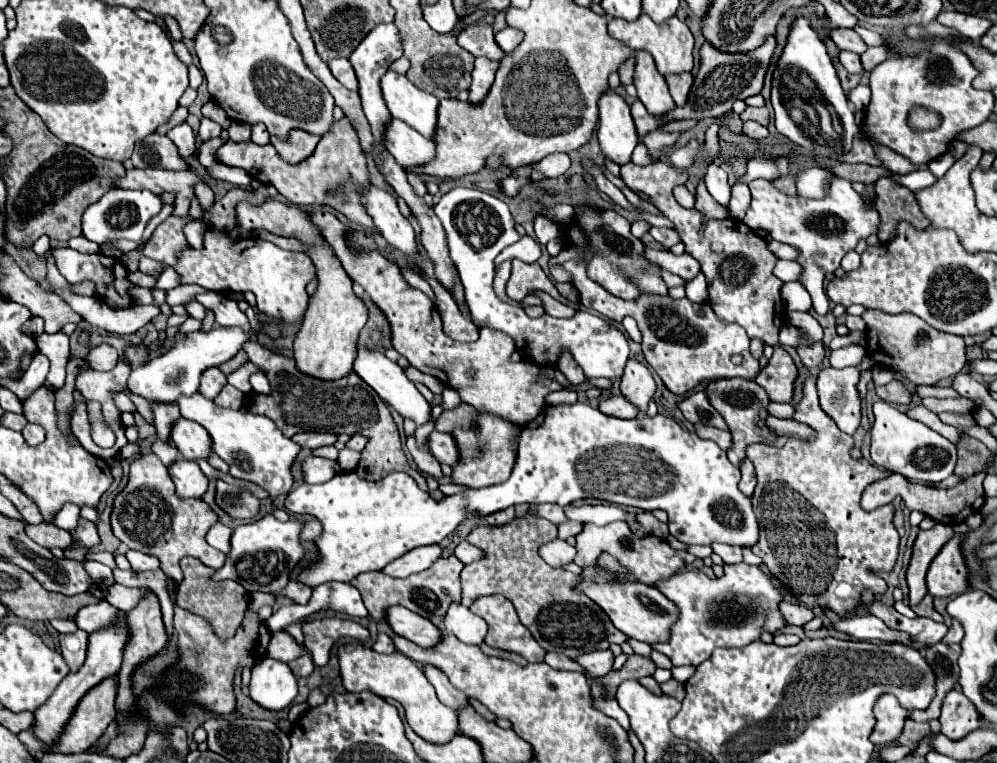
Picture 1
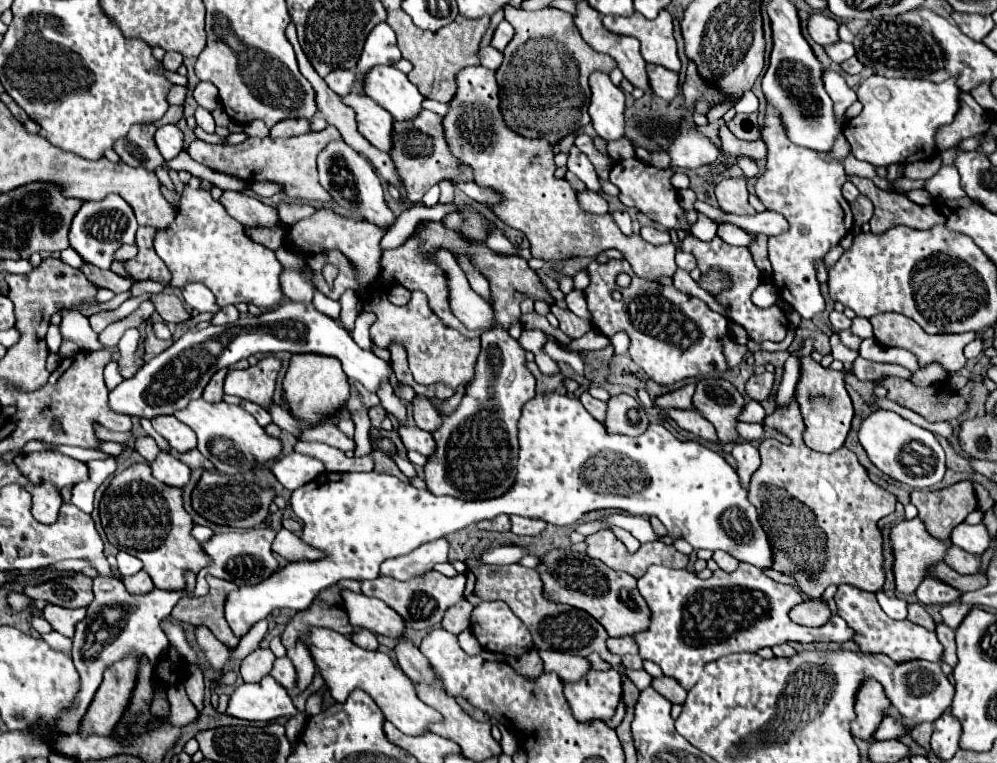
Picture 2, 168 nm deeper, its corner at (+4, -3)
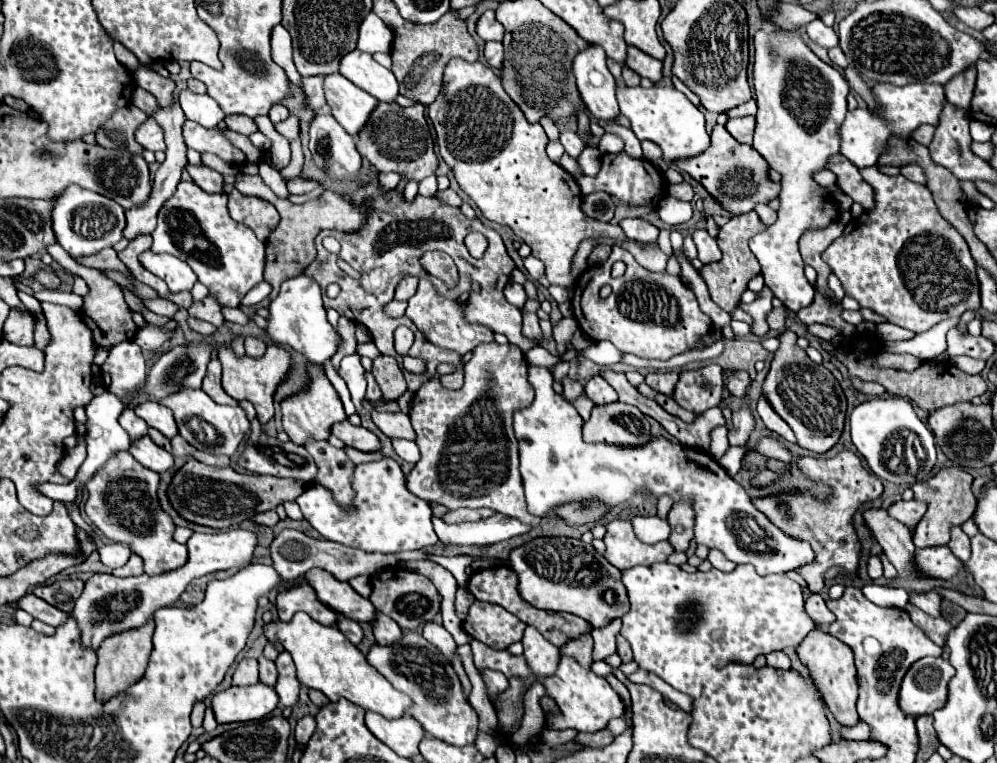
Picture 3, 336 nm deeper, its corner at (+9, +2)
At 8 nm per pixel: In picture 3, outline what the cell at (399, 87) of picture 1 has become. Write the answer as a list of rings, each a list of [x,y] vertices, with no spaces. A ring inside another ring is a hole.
[[[359,49],[341,59],[339,73],[379,101],[395,103],[399,97],[399,81],[393,71],[385,69],[369,53],[361,53]]]

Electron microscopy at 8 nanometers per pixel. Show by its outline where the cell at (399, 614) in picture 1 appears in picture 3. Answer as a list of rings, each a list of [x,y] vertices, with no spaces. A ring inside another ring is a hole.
[[[307,571],[305,579],[315,589],[319,601],[325,603],[327,607],[359,623],[375,621],[377,611],[373,603],[367,597],[359,595],[349,583],[337,581],[327,571]]]

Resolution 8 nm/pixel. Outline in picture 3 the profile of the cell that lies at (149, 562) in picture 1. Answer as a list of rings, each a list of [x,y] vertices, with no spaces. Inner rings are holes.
[[[109,543],[109,545],[103,545],[99,549],[99,555],[101,555],[101,561],[103,565],[115,569],[115,567],[123,567],[127,563],[127,559],[131,557],[131,551],[127,545],[121,545],[121,543]]]

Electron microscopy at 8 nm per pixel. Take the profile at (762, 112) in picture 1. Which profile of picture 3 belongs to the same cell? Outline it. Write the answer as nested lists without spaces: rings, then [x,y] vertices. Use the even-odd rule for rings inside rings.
[[[735,117],[729,119],[725,129],[739,141],[739,143],[751,143],[753,139],[753,127],[755,127],[755,117]]]

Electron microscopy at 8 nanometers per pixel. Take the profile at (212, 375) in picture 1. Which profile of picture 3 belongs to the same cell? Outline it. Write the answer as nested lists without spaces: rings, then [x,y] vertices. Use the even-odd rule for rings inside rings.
[[[217,355],[211,357],[211,363],[207,367],[207,375],[203,379],[203,387],[201,387],[215,403],[223,403],[223,405],[237,405],[235,399],[231,399],[223,387],[221,387],[221,363],[217,359]]]

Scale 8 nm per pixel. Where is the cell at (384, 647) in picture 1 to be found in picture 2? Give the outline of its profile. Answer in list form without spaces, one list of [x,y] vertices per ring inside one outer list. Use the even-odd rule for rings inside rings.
[[[356,630],[350,636],[350,640],[356,642],[360,648],[366,648],[366,650],[376,650],[378,648],[378,640],[370,630]]]

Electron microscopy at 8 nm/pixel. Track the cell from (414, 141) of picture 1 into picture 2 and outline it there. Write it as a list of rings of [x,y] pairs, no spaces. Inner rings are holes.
[[[350,92],[342,98],[346,106],[356,112],[358,132],[378,150],[390,152],[392,148],[392,114],[364,94]]]

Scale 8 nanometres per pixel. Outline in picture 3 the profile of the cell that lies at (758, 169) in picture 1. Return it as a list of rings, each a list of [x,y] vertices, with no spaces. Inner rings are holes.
[[[877,165],[859,169],[861,177],[873,187],[875,191],[875,209],[865,211],[859,219],[853,219],[843,235],[835,239],[823,253],[823,261],[831,267],[831,271],[841,281],[845,295],[853,297],[859,307],[867,307],[889,323],[905,327],[913,333],[929,331],[933,325],[961,317],[965,311],[977,311],[981,307],[981,291],[979,291],[979,277],[977,265],[969,253],[965,239],[947,223],[933,201],[931,191],[925,185],[913,183],[903,175],[889,177],[879,171]]]

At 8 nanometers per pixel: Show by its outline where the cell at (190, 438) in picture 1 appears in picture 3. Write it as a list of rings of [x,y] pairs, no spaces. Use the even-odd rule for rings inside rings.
[[[143,401],[135,407],[135,413],[149,425],[149,427],[155,427],[159,429],[167,439],[173,439],[179,429],[177,429],[177,423],[171,415],[171,409],[167,409],[165,405],[157,403],[157,401]]]

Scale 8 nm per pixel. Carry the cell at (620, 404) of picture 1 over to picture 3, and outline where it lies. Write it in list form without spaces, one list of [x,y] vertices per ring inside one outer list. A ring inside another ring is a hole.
[[[565,377],[565,379],[563,379],[563,387],[565,387],[563,395],[565,395],[569,401],[575,401],[577,397],[581,397],[581,395],[585,393],[583,385],[581,385],[581,383],[577,383],[577,381],[571,381],[569,377]]]

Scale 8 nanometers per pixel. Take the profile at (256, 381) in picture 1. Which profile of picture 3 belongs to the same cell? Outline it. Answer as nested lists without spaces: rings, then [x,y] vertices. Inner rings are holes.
[[[307,439],[307,451],[313,455],[319,471],[315,481],[331,487],[339,503],[351,503],[351,471],[353,463],[343,449],[335,449],[329,441]]]

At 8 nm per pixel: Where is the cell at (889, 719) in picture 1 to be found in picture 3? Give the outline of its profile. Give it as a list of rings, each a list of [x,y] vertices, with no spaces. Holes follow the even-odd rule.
[[[817,627],[817,631],[811,631],[811,635],[803,639],[803,643],[797,647],[797,653],[799,653],[799,659],[809,667],[811,679],[819,683],[819,691],[823,691],[825,703],[829,711],[833,713],[833,717],[845,727],[857,725],[859,721],[859,715],[857,715],[859,681],[857,681],[857,667],[855,667],[851,647],[847,647],[843,641],[835,639],[833,635],[823,633],[823,629]]]

